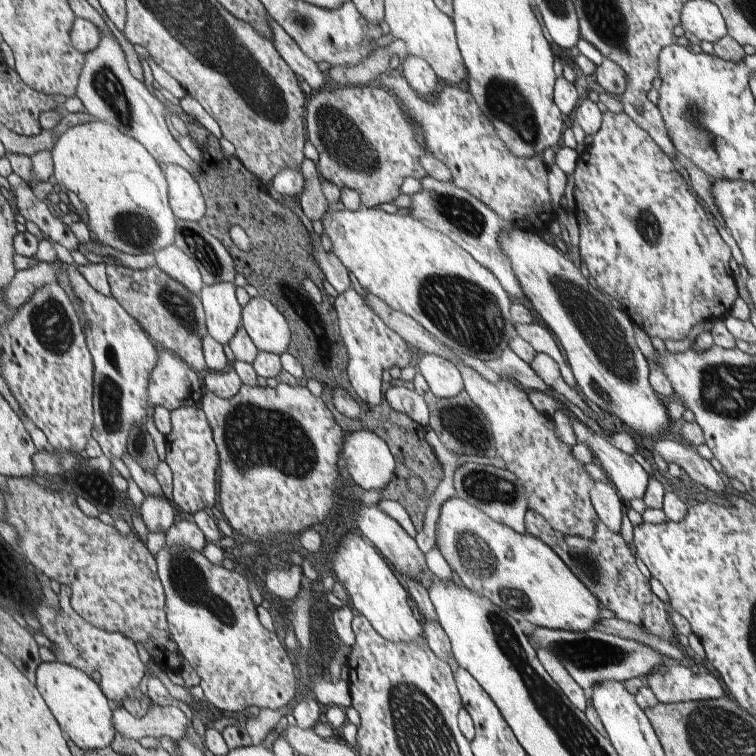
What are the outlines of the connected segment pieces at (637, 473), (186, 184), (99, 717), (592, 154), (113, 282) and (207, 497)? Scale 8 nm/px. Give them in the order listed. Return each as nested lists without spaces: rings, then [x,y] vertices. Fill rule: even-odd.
[[[580,417],[571,419],[571,426],[577,443],[585,444],[593,452],[595,463],[606,472],[609,482],[621,498],[628,504],[633,498],[642,500],[650,475],[640,463],[632,455],[620,451],[604,437],[594,433]]]
[[[165,165],[170,205],[178,219],[199,221],[206,212],[204,196],[196,180],[180,165]]]
[[[60,661],[41,662],[36,669],[36,686],[51,707],[55,719],[67,733],[69,740],[85,751],[99,751],[110,747],[114,740],[112,708],[108,706],[103,689],[92,682],[82,669]]]
[[[608,110],[603,114],[600,130],[588,139],[586,150],[577,160],[574,175],[576,179],[574,213],[580,230],[579,253],[584,256],[590,272],[590,279],[595,286],[604,291],[611,299],[616,300],[634,324],[638,325],[649,337],[656,336],[663,341],[682,340],[688,336],[688,332],[692,328],[702,322],[724,320],[730,314],[732,304],[739,296],[736,283],[734,283],[734,274],[728,263],[732,258],[730,247],[720,237],[716,225],[711,221],[709,214],[699,203],[695,194],[689,191],[689,186],[680,174],[678,166],[656,144],[648,132],[641,129],[626,113],[615,114]]]
[[[107,265],[105,271],[111,295],[139,321],[156,346],[177,354],[200,375],[208,371],[201,345],[202,337],[208,335],[206,313],[198,295],[162,272],[158,266],[134,270],[125,266]]]
[[[178,407],[171,411],[171,431],[165,437],[167,449],[164,462],[171,470],[174,502],[188,514],[217,506],[219,454],[212,427],[201,407]]]

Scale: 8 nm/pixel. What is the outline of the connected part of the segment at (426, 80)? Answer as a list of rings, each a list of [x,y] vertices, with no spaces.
[[[410,55],[403,60],[403,75],[407,78],[412,88],[427,97],[435,93],[440,87],[440,78],[434,69],[422,57]]]

